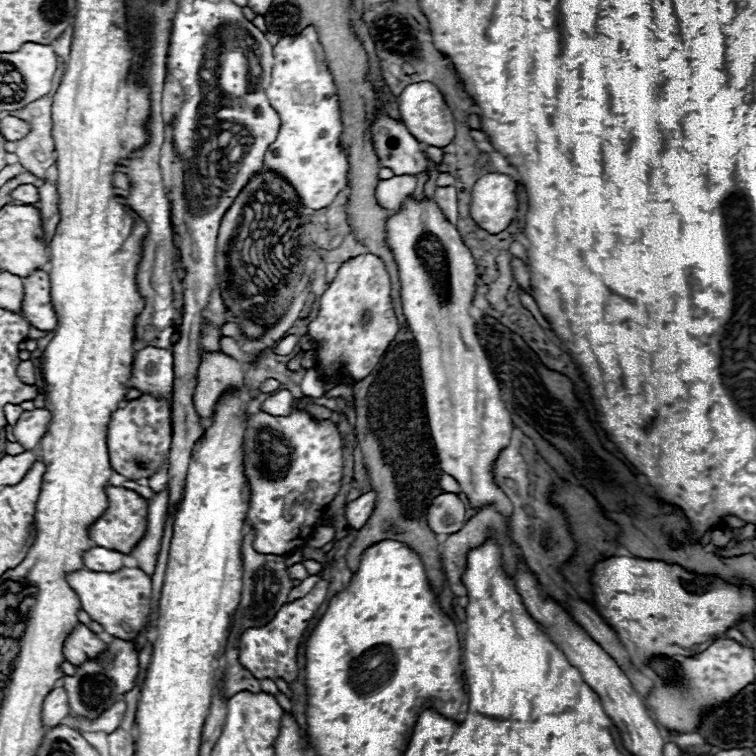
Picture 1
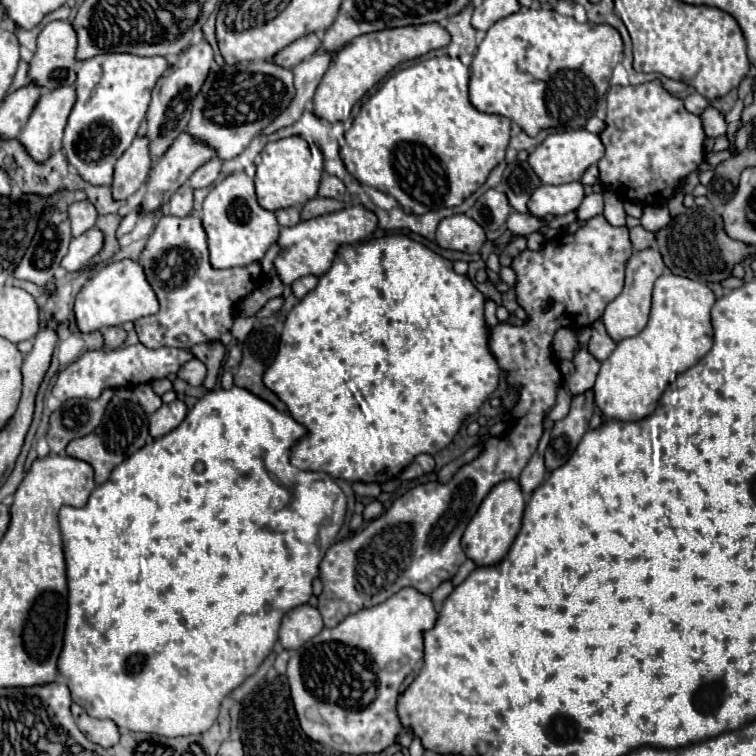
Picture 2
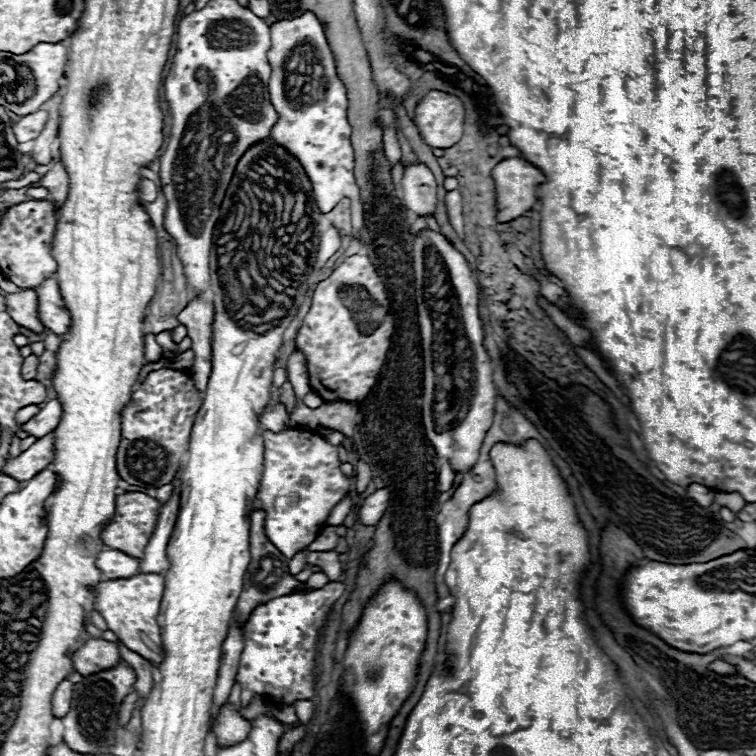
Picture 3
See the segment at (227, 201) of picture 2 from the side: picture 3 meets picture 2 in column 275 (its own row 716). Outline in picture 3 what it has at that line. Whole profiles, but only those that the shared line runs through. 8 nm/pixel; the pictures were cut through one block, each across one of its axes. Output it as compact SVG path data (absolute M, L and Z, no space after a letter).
M226 702L220 708L220 712L216 714L212 734L218 742L218 746L226 748L226 746L234 746L234 744L240 744L242 740L246 740L250 734L250 728L252 728L250 722L230 702Z

